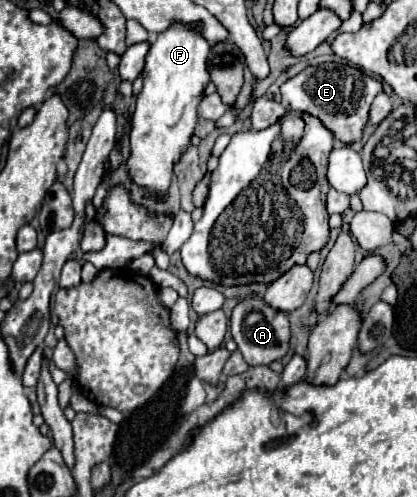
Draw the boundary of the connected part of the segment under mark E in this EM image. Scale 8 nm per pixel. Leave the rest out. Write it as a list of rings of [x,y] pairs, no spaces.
[[[318,64],[308,66],[294,78],[286,80],[280,86],[282,100],[296,112],[308,112],[332,130],[334,138],[350,144],[360,140],[362,130],[368,122],[368,110],[376,94],[382,92],[382,82],[364,74],[362,70],[348,64]]]

